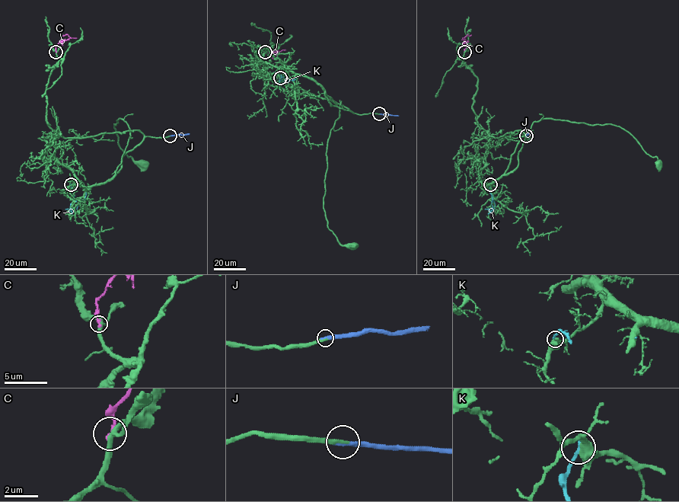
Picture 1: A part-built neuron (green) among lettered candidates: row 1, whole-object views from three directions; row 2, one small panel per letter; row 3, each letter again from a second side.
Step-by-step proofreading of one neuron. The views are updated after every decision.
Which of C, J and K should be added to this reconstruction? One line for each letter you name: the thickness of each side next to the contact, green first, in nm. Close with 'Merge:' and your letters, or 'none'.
J: 260/360 nm
Merge: J

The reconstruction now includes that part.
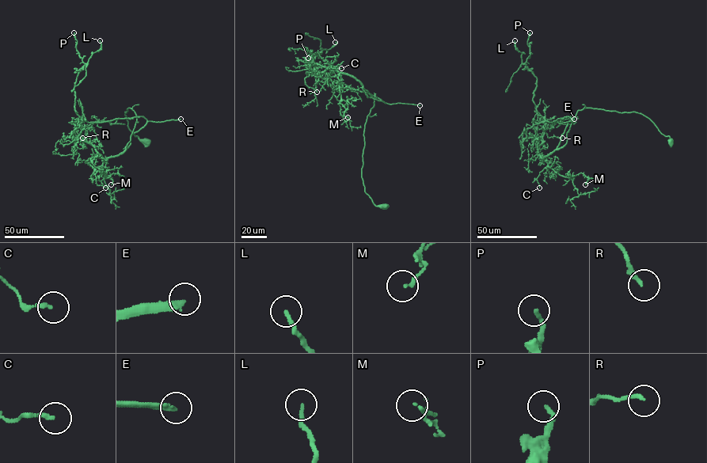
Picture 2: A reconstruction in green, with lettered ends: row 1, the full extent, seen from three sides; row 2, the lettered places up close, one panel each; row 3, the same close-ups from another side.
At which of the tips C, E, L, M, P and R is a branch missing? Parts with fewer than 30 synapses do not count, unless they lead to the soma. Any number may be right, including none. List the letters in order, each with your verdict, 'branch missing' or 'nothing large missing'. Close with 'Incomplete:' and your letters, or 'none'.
C: nothing large missing
E: branch missing
L: nothing large missing
M: nothing large missing
P: nothing large missing
R: nothing large missing
Incomplete: E

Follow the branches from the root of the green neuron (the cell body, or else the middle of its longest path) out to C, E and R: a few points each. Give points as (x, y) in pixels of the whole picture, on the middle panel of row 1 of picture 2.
C: (385, 206), (374, 203), (362, 176), (364, 126), (374, 100), (355, 78), (337, 77), (331, 66), (341, 68)
E: (385, 206), (374, 203), (362, 176), (364, 126), (374, 101), (363, 86), (367, 97), (387, 104), (420, 105)
R: (385, 206), (374, 203), (362, 176), (364, 126), (374, 99), (358, 81), (333, 67), (305, 78), (317, 92)

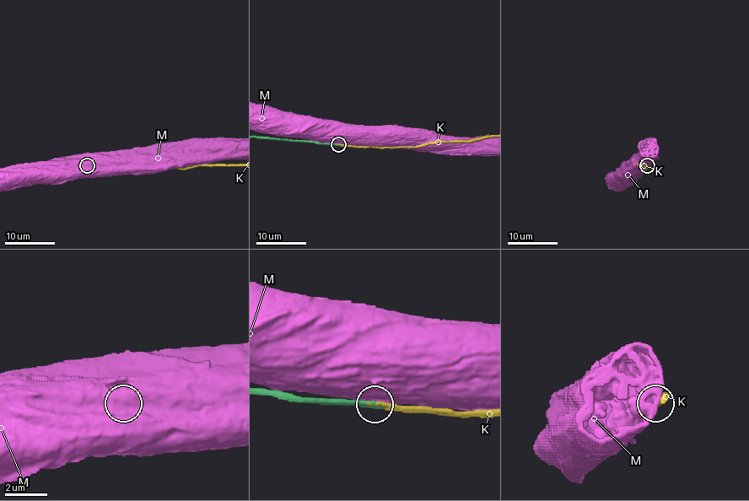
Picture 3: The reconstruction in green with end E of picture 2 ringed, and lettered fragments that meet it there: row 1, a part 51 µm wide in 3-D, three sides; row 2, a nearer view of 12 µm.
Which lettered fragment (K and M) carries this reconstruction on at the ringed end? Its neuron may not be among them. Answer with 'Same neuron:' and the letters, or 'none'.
Same neuron: K

